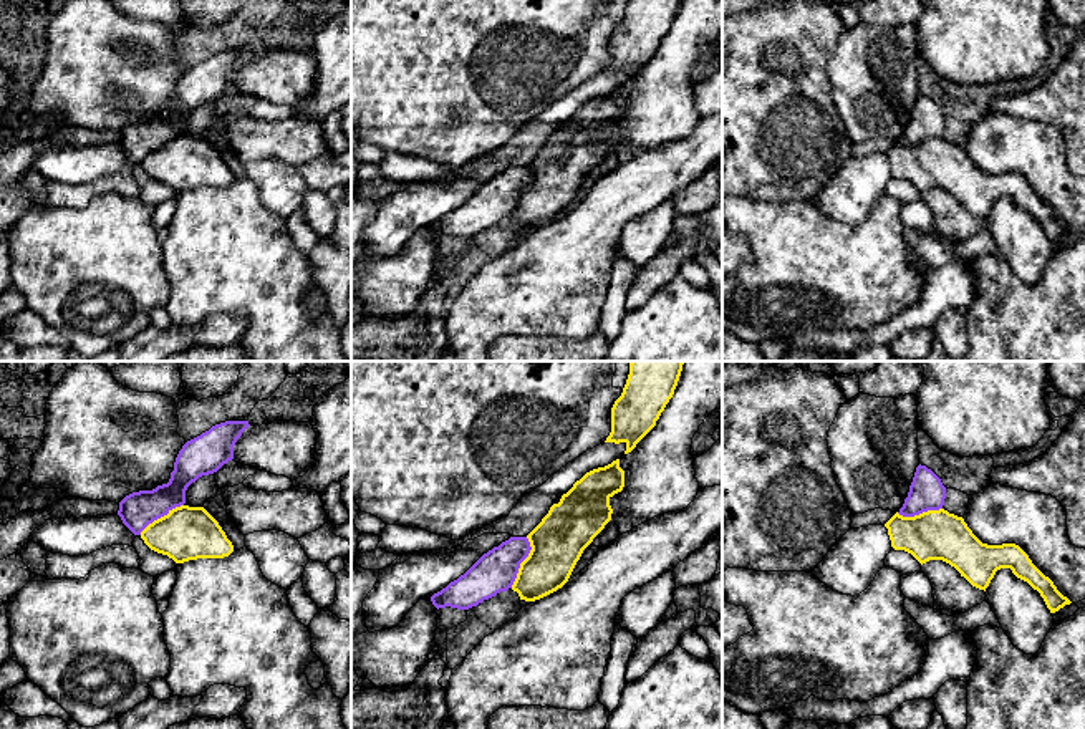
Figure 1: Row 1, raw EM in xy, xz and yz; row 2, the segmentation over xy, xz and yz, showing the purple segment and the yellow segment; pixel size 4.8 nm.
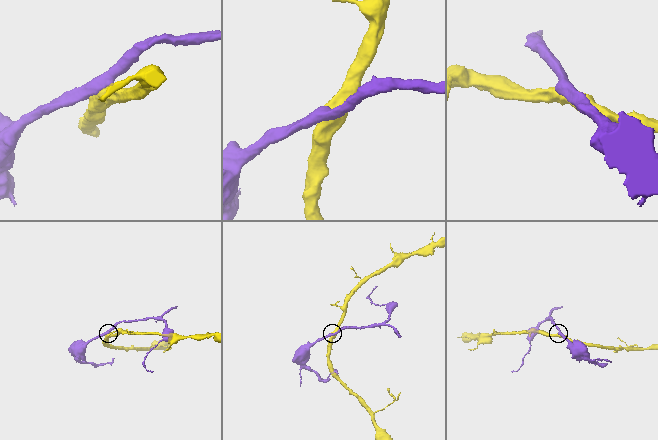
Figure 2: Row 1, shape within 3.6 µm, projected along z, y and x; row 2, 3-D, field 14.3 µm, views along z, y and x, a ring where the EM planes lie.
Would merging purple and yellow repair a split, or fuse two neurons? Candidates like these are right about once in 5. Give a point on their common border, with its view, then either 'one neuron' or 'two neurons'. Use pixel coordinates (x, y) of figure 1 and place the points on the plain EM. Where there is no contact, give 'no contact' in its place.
meets purple in xz at (522, 189); two neurons

